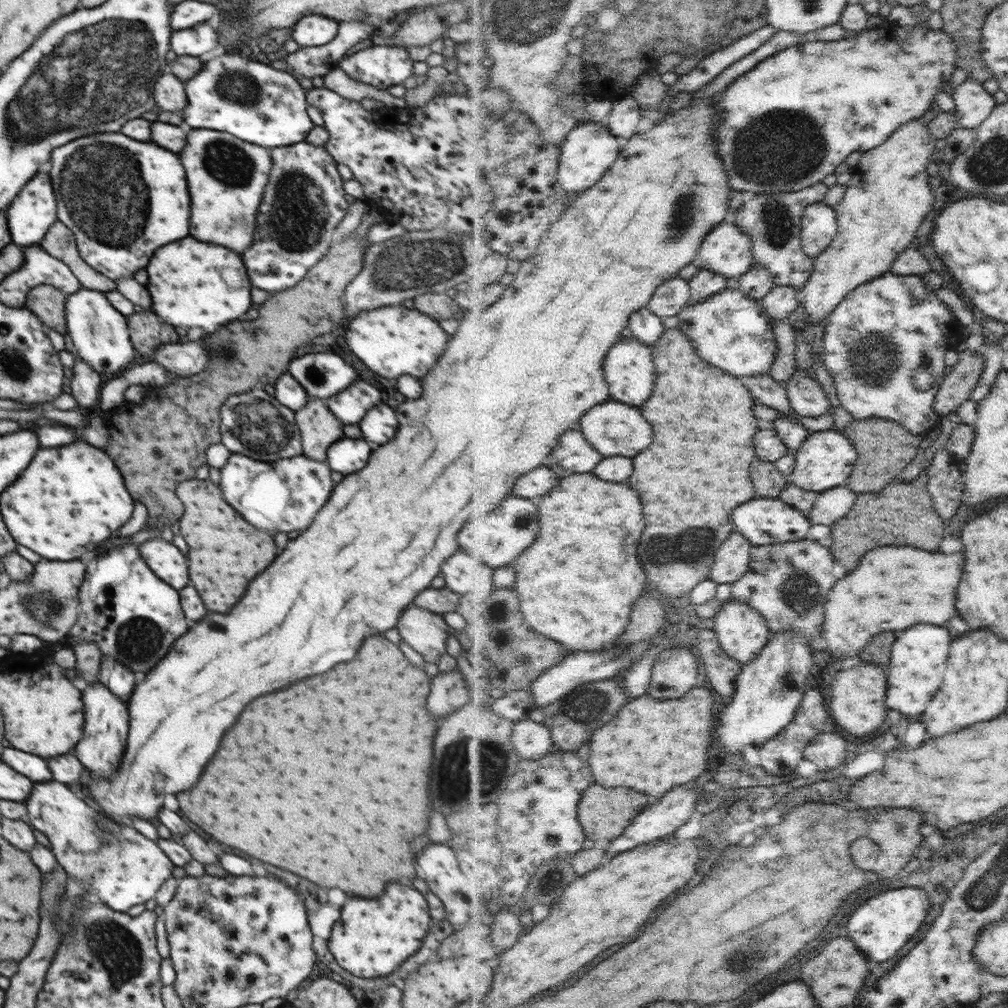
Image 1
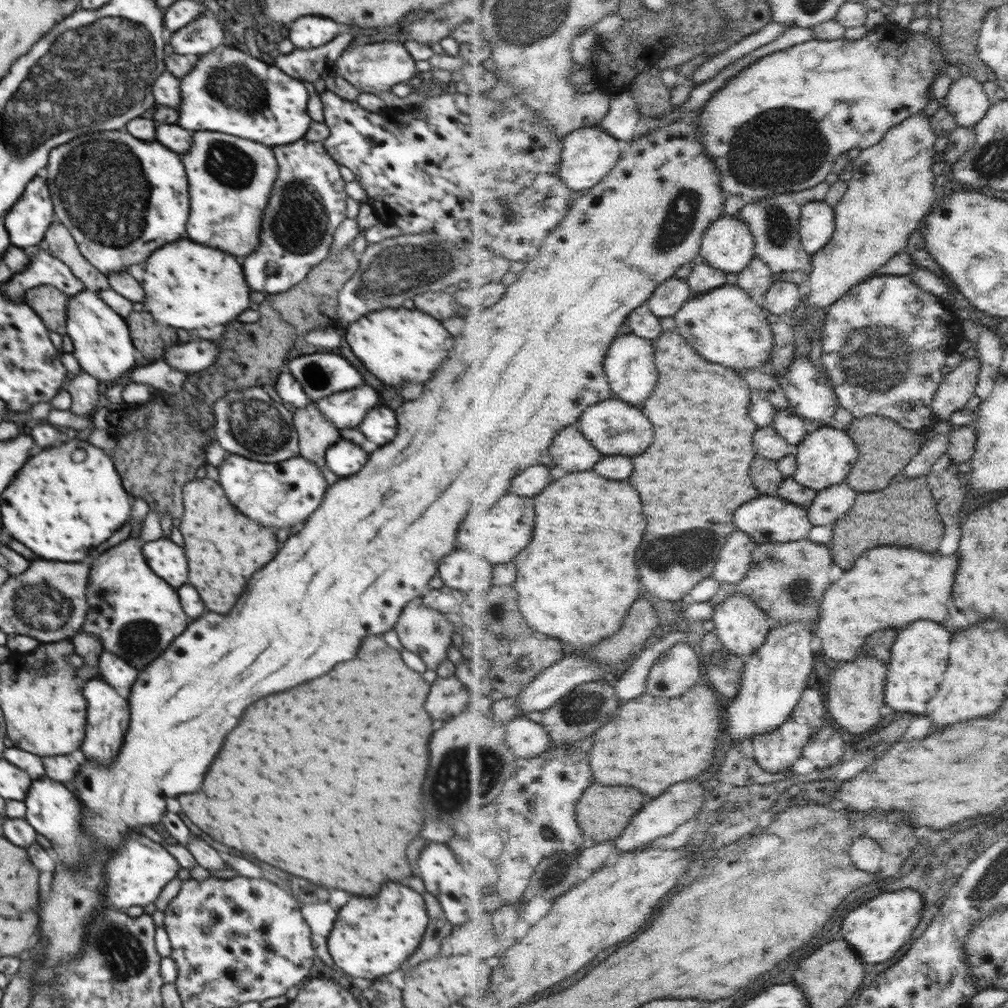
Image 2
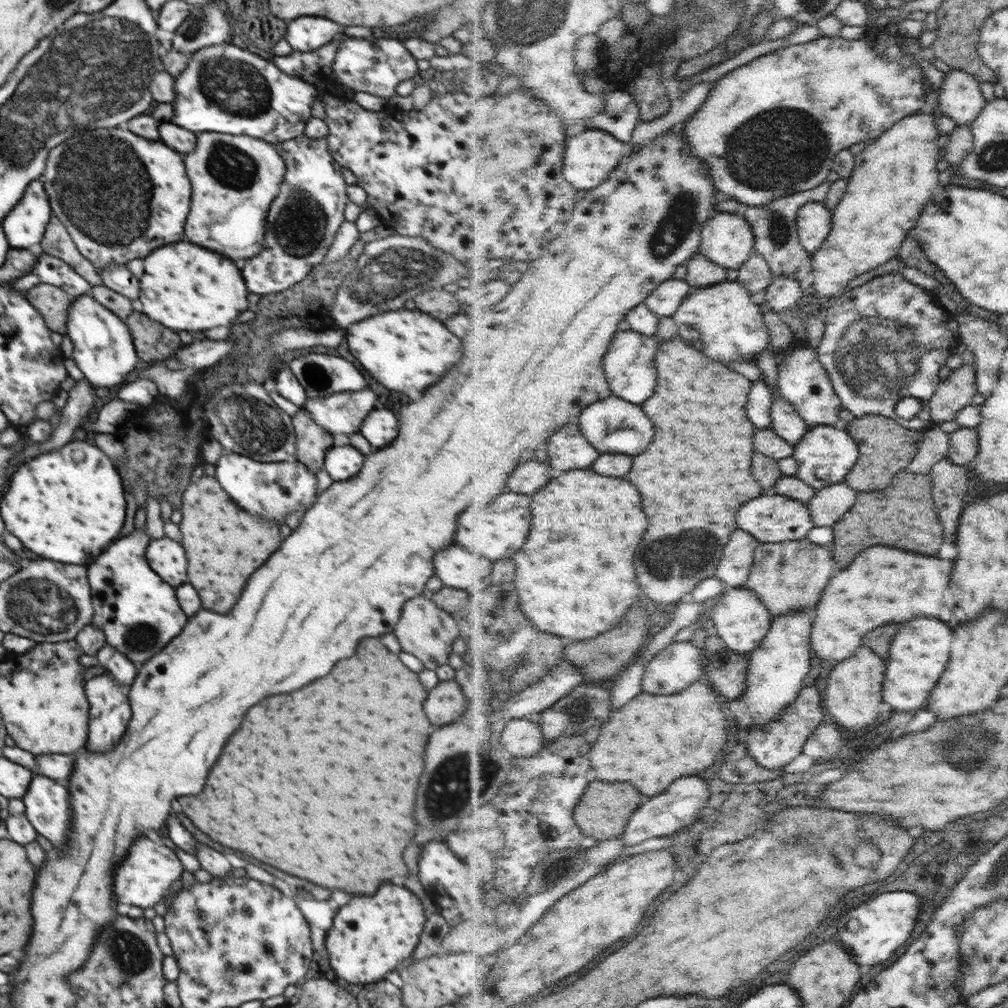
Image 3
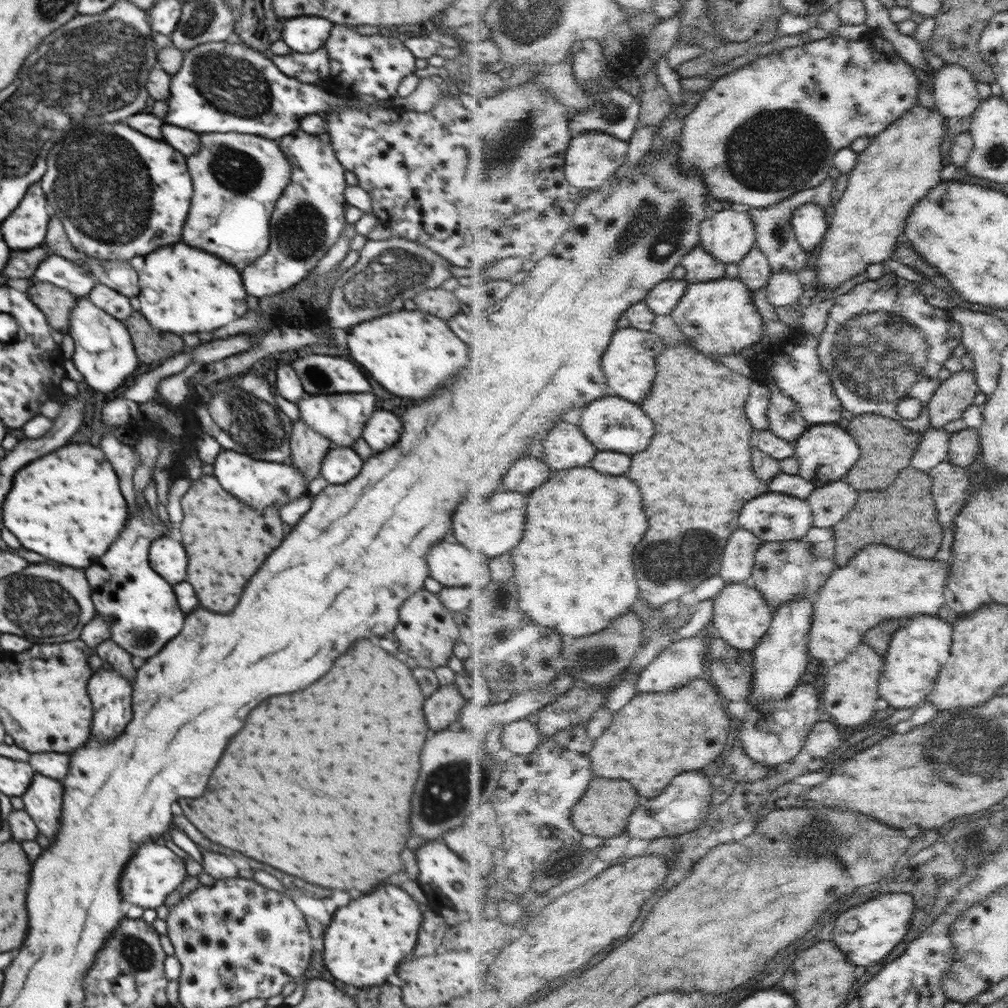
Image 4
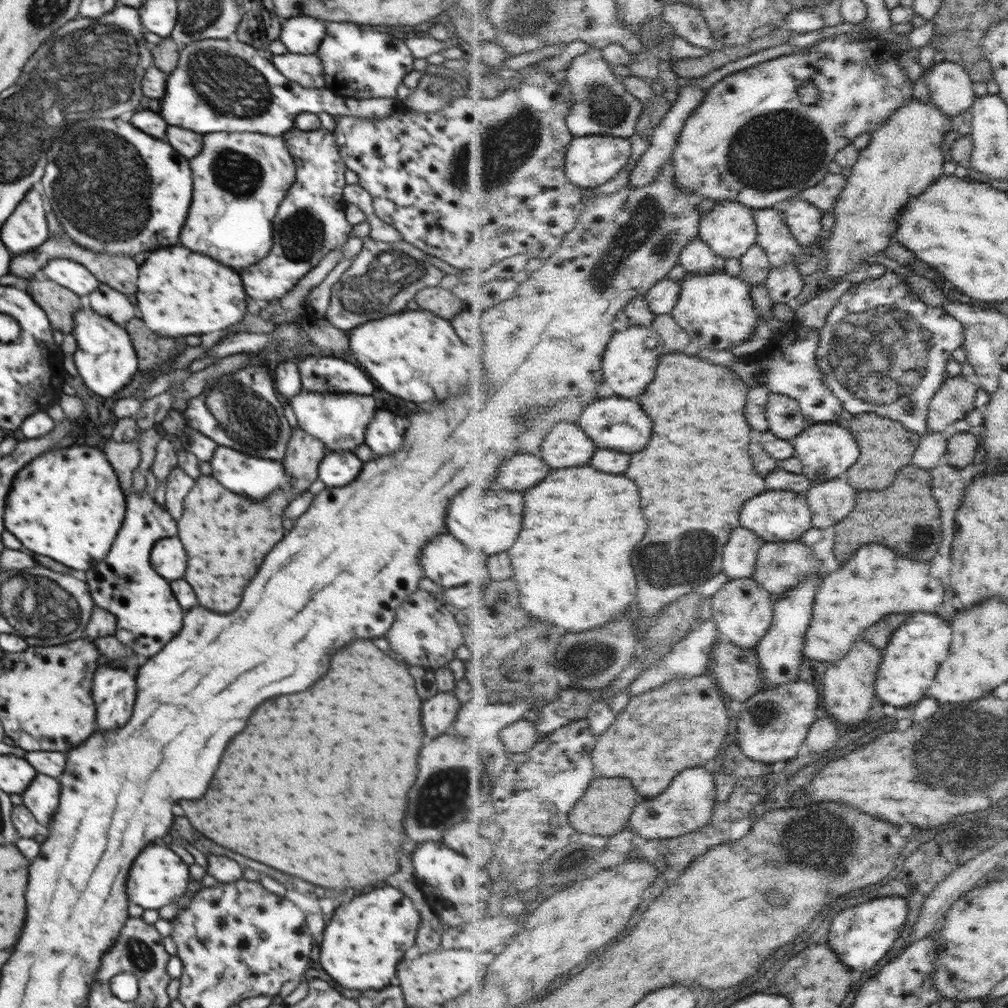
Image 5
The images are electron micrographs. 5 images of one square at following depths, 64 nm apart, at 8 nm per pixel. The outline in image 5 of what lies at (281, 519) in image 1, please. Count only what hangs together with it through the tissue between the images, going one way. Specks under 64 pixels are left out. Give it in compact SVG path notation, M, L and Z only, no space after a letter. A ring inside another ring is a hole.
M218 445L209 463L212 467L211 476L216 478L219 484L240 496L252 498L252 500L264 500L273 492L292 485L293 476L286 472L281 461L248 456L227 446Z

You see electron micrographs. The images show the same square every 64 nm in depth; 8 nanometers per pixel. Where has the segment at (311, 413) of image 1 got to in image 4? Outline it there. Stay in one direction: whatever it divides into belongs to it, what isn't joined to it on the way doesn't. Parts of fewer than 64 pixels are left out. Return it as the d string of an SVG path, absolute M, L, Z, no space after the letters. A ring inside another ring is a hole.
M297 419L291 432L291 464L307 478L308 482L321 474L324 457L331 449L329 440L306 423Z

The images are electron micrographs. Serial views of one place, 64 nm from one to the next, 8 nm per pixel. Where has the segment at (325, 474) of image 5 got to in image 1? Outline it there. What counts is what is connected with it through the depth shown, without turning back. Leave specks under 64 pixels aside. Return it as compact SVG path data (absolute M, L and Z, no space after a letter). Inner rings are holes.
M342 437L327 452L327 463L331 470L341 472L344 476L362 470L369 461L372 450L364 438Z

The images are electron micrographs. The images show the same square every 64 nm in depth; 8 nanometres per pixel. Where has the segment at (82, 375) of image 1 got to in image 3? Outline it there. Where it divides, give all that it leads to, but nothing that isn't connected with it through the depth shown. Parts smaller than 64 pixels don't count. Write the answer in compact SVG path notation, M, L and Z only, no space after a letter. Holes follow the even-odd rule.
M86 377L77 380L74 386L70 388L68 401L60 410L62 420L53 427L50 440L40 446L42 454L48 452L48 450L54 450L54 448L60 448L66 442L70 442L70 438L73 437L72 434L75 434L79 428L80 422L86 419L86 416L94 409L97 401L95 388Z

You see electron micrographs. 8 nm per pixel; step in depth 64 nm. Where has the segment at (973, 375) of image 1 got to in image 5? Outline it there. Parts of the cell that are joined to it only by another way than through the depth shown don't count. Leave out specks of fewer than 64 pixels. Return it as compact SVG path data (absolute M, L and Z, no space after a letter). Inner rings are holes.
M963 375L947 378L929 404L929 432L951 431L953 422L965 419L975 408L978 387L975 379Z

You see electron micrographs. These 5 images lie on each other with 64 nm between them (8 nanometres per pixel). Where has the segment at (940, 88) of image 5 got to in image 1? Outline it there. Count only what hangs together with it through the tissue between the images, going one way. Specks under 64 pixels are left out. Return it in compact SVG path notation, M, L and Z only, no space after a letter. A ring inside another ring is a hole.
M967 78L953 91L955 112L959 125L976 129L997 105L994 97L983 87L983 83Z

